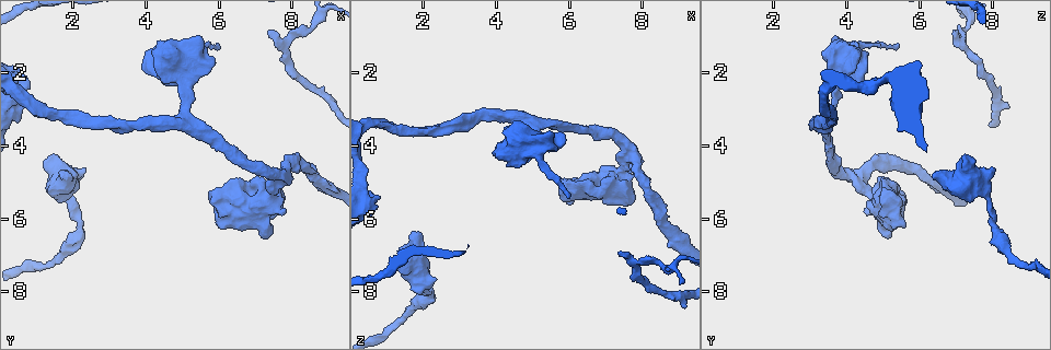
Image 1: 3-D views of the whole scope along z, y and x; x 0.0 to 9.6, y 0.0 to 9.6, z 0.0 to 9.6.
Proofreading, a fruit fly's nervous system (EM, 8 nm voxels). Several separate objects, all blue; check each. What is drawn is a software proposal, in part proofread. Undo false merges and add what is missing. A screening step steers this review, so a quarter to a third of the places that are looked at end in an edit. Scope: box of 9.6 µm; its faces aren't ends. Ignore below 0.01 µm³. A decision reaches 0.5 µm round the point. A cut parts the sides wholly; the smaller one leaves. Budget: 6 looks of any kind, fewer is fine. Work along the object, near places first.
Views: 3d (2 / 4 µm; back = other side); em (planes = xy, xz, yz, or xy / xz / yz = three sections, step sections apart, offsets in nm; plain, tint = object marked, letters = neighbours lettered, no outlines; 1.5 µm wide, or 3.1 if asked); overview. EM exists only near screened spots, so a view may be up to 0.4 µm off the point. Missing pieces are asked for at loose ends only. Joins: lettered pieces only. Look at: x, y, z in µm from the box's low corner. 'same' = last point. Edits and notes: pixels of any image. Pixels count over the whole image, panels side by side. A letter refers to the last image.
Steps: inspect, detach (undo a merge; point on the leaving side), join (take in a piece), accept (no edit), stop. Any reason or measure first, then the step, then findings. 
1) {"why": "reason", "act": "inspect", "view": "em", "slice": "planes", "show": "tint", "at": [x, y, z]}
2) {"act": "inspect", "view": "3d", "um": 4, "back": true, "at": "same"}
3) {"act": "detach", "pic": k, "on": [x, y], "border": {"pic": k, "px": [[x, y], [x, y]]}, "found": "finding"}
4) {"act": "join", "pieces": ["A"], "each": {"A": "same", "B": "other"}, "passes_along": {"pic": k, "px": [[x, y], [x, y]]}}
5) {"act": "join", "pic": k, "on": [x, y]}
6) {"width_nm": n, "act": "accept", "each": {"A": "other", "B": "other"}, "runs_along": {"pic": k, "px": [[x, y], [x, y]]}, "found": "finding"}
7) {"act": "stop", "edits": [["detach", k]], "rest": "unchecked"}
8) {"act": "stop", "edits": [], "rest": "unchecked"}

{"why": "tapers out", "act": "inspect", "view": "3d", "um": 2, "at": [5.95, 1.20, 5.45]}

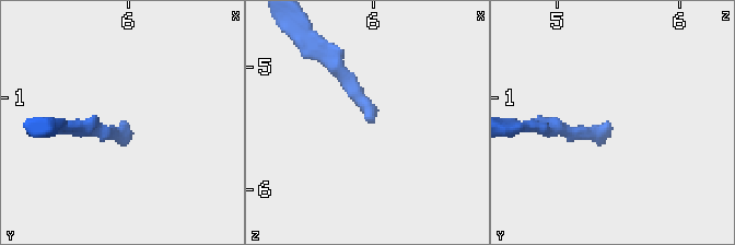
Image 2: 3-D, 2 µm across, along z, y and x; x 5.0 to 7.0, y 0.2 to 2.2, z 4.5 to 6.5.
{"act": "inspect", "view": "em", "slice": "planes", "show": "letters", "at": [5.96, 1.22, 5.46]}

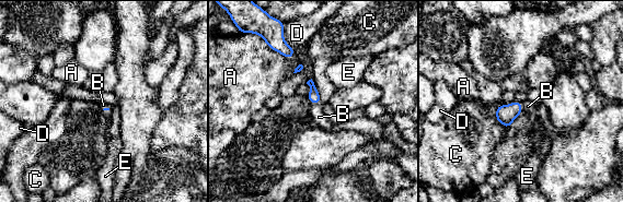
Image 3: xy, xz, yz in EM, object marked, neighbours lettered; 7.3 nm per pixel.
{"act": "join", "pieces": ["B"], "each": {"A": "other", "B": "same", "C": "other", "D": "other", "E": "other"}, "passes_along": {"pic": 3, "px": [[313, 96], [315, 103], [319, 117]]}, "found": "it goes on there"}

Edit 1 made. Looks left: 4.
{"why": "an open end", "act": "inspect", "view": "3d", "um": 2, "at": [7.40, 0.85, 7.00]}

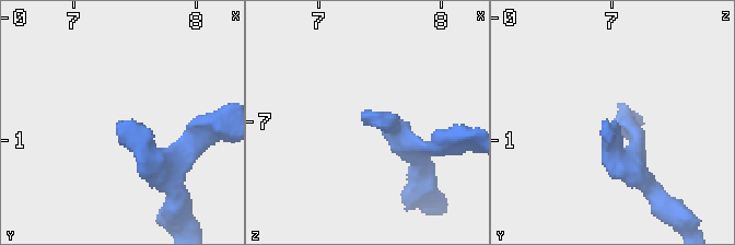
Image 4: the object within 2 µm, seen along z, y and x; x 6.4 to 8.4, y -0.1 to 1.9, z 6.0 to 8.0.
{"why": "now the EM", "act": "inspect", "view": "em", "slice": "xz", "step": 4, "show": "letters", "at": [7.36, 0.84, 6.94]}

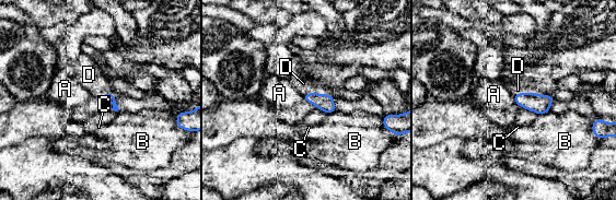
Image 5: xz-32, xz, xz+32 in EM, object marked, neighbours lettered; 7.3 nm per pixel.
{"act": "join", "pieces": ["D"], "each": {"A": "other", "B": "other", "C": "other", "D": "same"}, "found": "the neuron continues"}

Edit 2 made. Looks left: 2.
{"why": "stops while still wide", "act": "inspect", "view": "em", "slice": "planes", "show": "letters", "at": [0.75, 2.20, 5.35]}

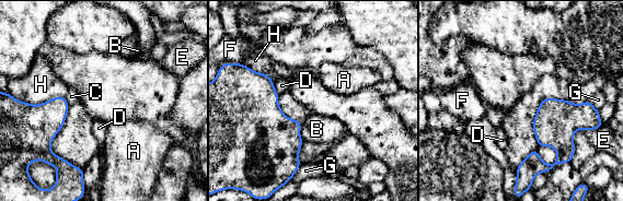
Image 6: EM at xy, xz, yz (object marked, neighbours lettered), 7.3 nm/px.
{"act": "accept", "each": {"A": "other", "B": "other", "C": "other", "D": "other", "E": "other", "F": "other", "G": "other", "H": "other"}, "border": {"pic": 6, "px": [[273, 83], [278, 95]]}, "found": "none of them fits"}

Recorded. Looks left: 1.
{"act": "stop", "edits": [["join", 3], ["join", 5]], "rest": "unchecked"}

